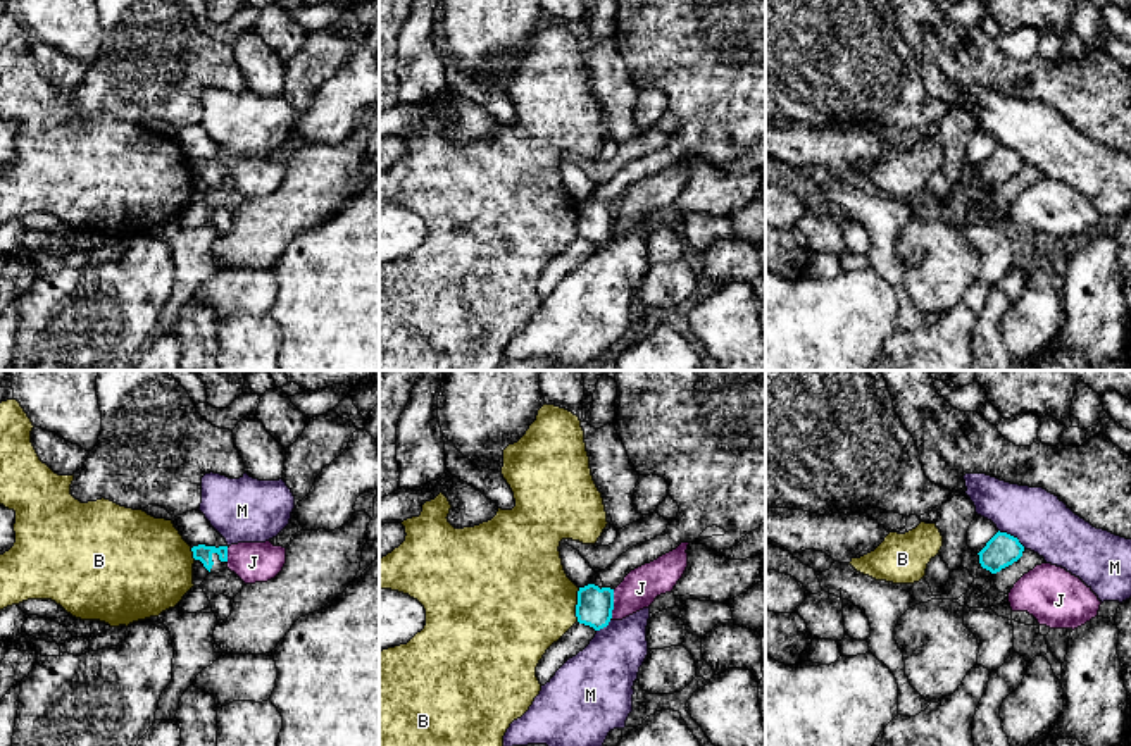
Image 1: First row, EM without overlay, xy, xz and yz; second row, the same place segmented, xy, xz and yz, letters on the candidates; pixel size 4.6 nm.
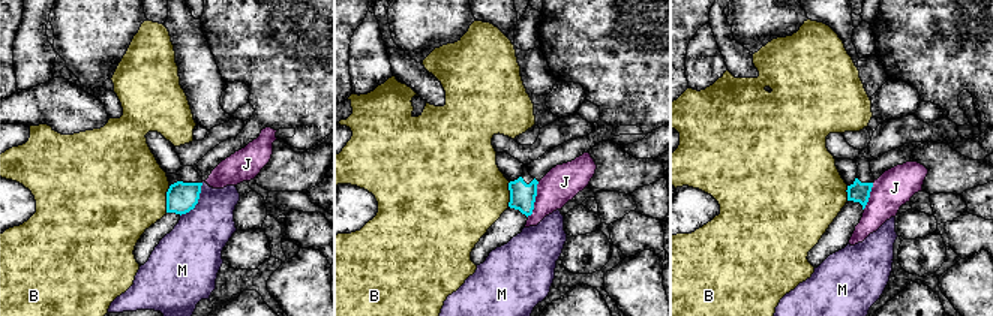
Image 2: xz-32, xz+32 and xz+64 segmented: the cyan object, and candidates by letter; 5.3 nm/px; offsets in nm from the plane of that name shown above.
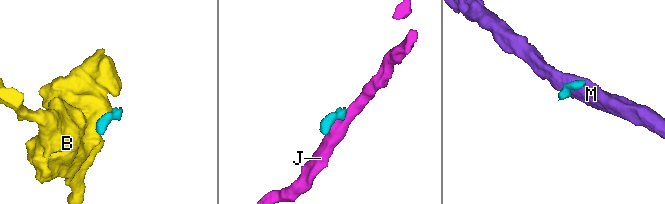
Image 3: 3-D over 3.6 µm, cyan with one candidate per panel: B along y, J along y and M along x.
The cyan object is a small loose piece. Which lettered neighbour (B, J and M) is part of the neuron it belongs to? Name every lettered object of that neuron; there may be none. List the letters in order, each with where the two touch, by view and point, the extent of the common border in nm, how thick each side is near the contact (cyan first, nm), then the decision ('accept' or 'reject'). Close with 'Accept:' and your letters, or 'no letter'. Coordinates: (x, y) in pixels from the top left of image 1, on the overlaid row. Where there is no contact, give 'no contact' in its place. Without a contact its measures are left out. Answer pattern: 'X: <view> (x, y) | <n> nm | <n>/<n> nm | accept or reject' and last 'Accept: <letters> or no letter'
B: xz (576, 605) | 160 nm | 170/480 nm | reject
J: xz (612, 603) | 140 nm | 170/170 nm | reject
M: yz (1012, 536) | 150 nm | 160/280 nm | reject
Accept: no letter

